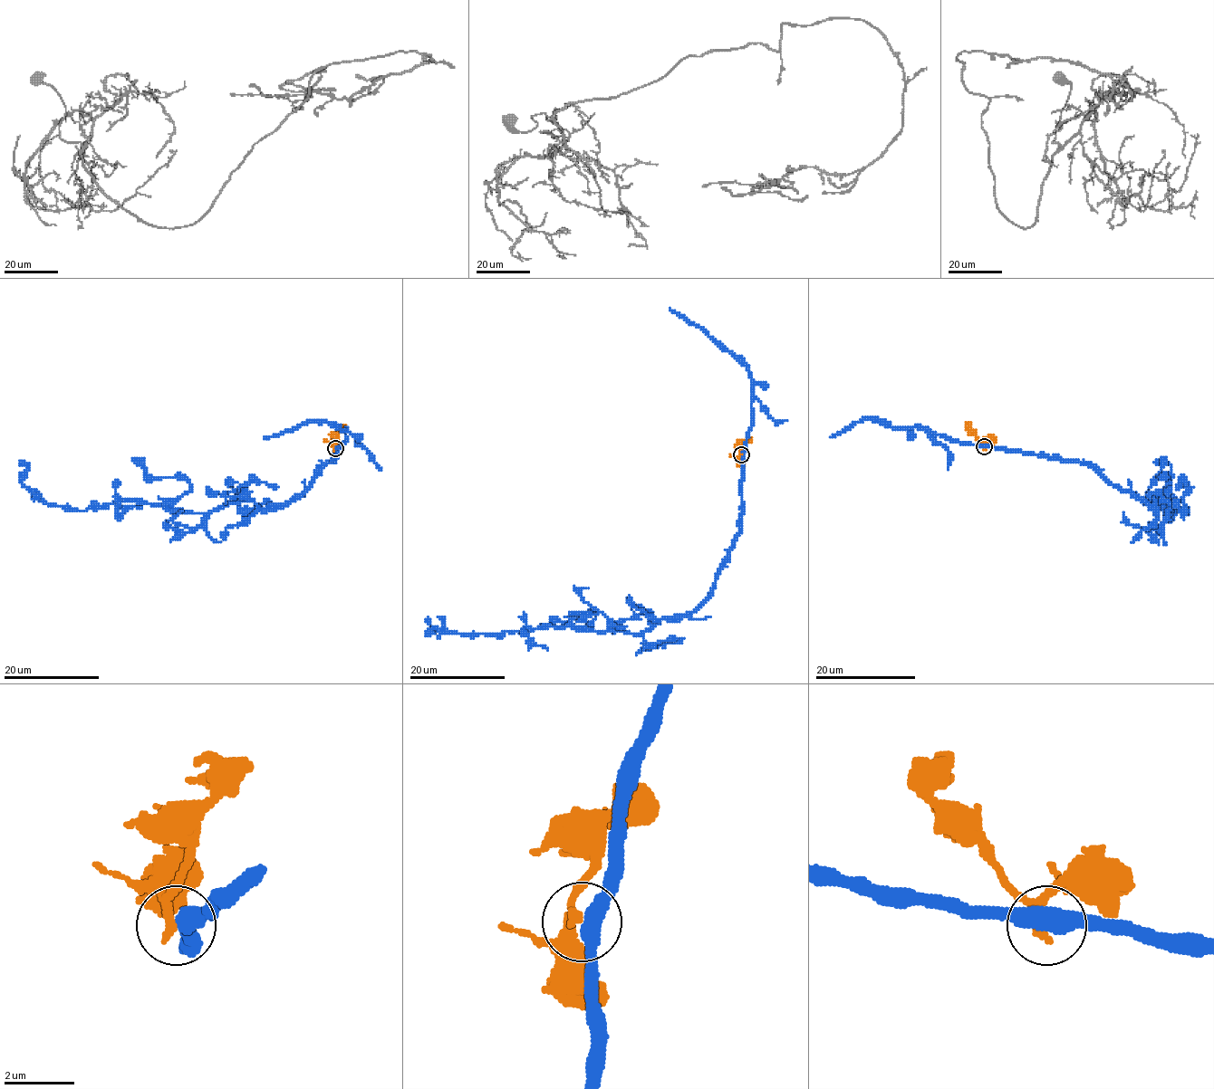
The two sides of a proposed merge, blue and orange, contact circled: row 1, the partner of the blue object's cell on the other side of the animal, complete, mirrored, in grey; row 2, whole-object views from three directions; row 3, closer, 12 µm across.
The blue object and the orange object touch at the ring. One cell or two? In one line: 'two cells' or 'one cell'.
two cells

